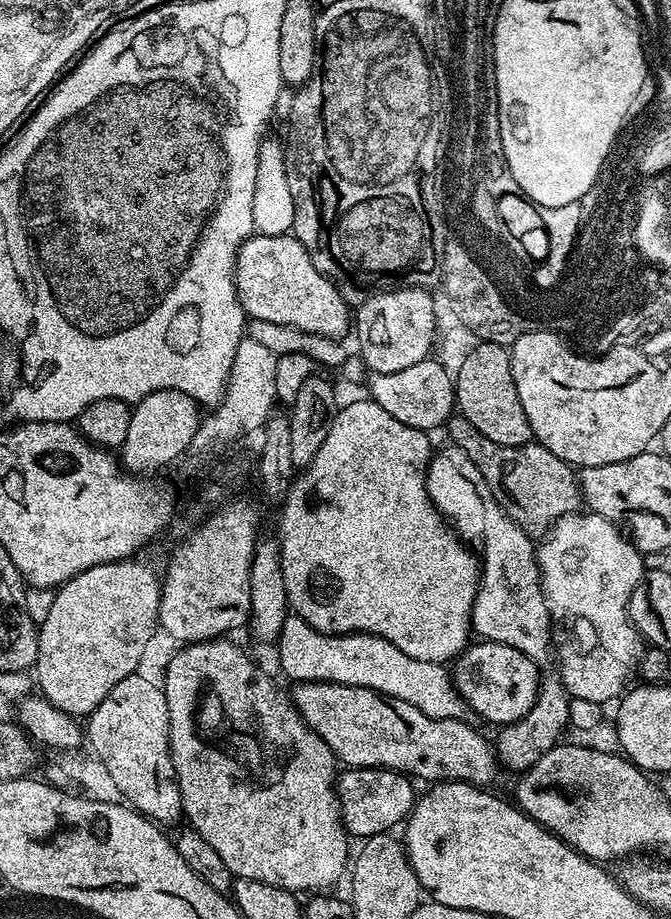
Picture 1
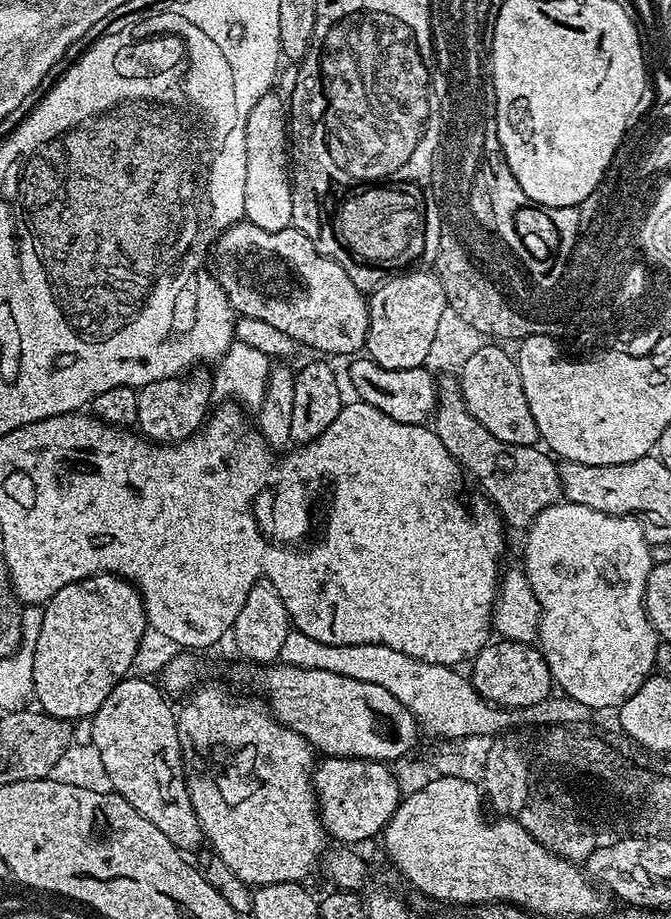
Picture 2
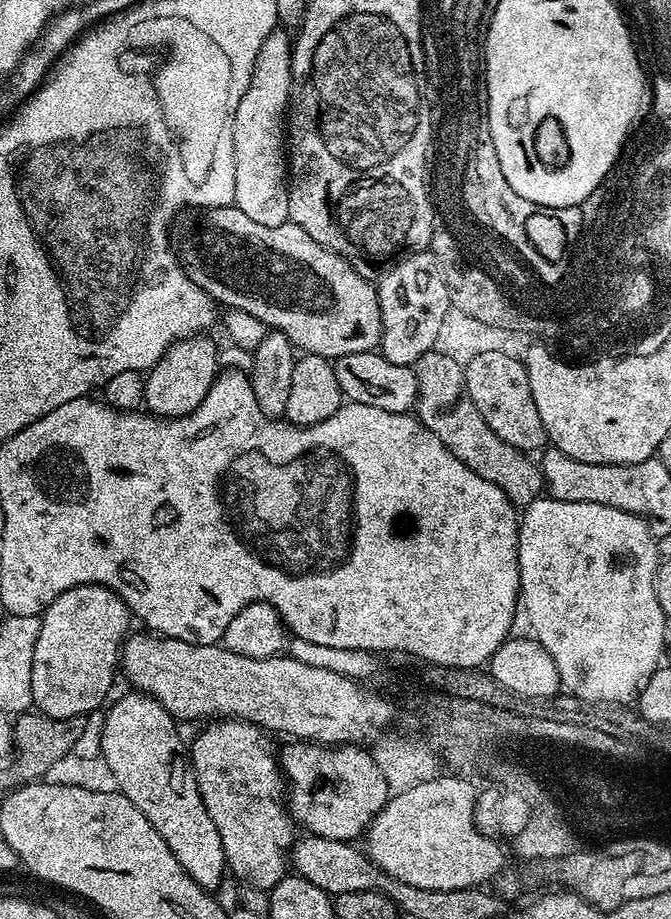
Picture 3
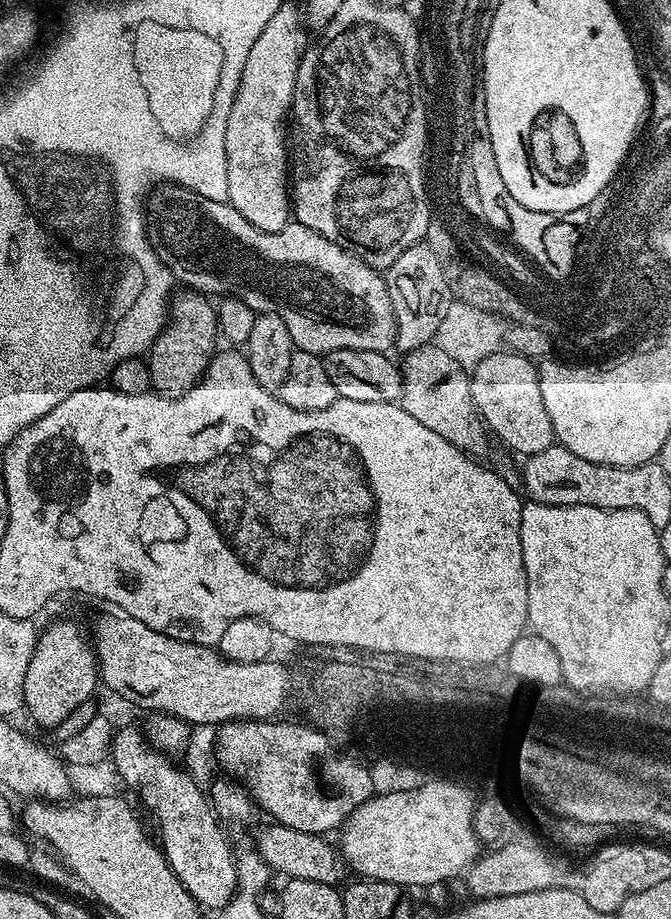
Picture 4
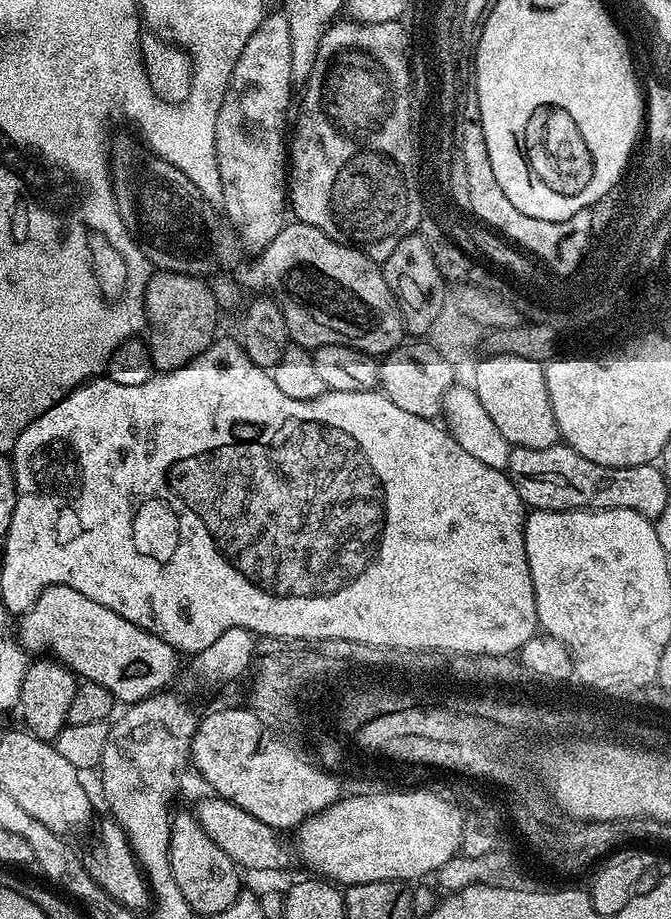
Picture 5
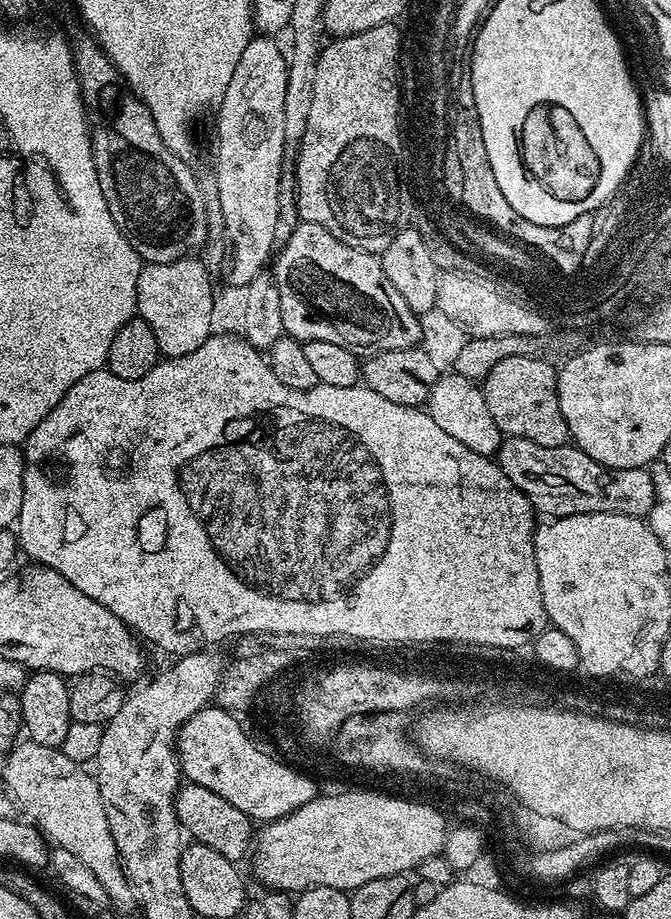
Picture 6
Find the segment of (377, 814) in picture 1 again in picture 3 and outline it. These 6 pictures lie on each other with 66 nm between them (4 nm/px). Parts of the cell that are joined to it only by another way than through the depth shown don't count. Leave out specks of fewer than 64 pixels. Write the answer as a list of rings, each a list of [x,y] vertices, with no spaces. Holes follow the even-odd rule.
[[[288,742],[284,749],[279,749],[278,752],[278,763],[282,769],[282,775],[286,781],[286,807],[295,823],[300,824],[307,830],[311,835],[321,836],[322,838],[345,840],[349,842],[356,842],[360,836],[363,837],[367,831],[368,825],[372,823],[377,814],[387,806],[390,799],[390,793],[386,784],[386,779],[382,776],[380,770],[374,758],[372,757],[371,751],[367,747],[357,746],[355,744],[341,744],[339,746],[321,746],[319,744],[313,744],[311,742]]]

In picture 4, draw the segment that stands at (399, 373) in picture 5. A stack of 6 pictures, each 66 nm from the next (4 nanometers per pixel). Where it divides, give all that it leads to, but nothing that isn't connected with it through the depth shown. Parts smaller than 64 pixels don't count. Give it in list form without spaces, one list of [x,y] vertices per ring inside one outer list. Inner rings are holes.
[[[436,342],[405,352],[402,359],[404,381],[400,400],[406,414],[410,414],[410,418],[418,418],[418,422],[434,430],[434,434],[442,434],[442,438],[458,446],[458,450],[473,458],[483,457],[490,436],[472,401],[470,376],[465,365],[446,354],[446,350]]]

